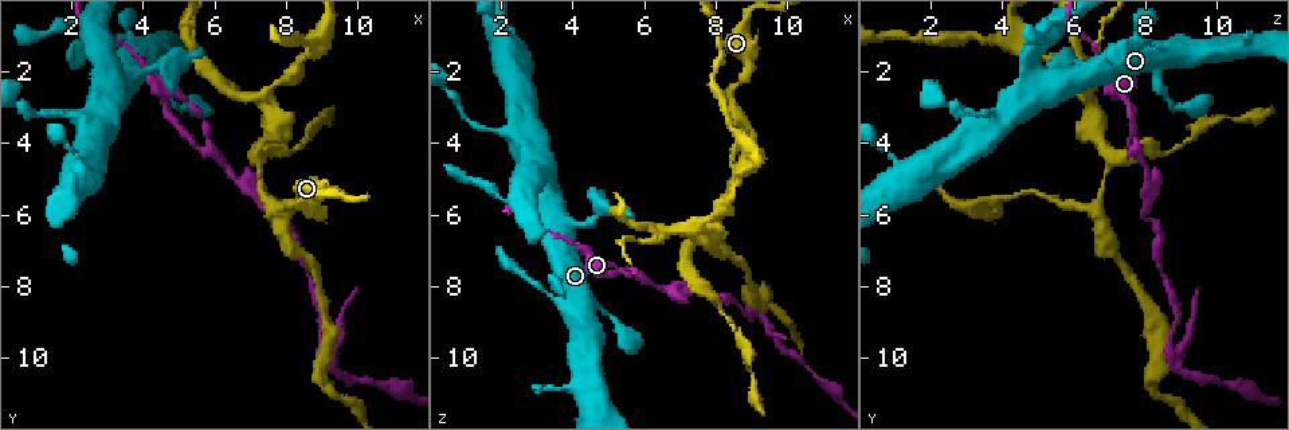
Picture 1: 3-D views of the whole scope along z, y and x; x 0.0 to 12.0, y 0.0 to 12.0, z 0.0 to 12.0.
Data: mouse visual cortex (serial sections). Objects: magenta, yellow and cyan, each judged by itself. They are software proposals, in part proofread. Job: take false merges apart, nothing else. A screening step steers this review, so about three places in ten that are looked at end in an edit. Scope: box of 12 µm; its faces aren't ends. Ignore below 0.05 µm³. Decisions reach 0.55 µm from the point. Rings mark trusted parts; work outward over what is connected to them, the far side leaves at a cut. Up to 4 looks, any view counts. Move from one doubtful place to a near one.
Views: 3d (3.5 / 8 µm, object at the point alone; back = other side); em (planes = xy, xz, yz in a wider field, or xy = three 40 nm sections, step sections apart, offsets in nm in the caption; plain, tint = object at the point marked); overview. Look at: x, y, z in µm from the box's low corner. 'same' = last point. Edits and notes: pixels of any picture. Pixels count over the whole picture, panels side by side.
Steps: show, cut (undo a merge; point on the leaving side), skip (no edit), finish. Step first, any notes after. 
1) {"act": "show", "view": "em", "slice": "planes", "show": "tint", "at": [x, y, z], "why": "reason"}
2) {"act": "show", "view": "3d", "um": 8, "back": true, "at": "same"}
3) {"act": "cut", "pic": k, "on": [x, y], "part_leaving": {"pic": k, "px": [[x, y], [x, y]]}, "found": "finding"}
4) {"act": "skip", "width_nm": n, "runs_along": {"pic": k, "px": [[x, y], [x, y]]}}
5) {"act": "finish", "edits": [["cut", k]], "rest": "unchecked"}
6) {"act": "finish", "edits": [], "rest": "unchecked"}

{"act": "show", "view": "3d", "um": 8, "at": [3.2, 1.3, 8.1], "why": "narrows sharply"}

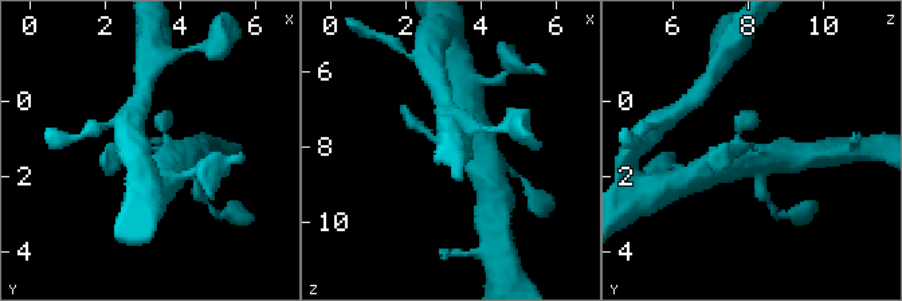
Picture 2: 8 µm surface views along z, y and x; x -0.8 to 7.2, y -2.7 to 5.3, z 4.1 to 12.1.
{"act": "show", "view": "em", "slice": "xy", "step": 2, "show": "tint", "at": [3.1, 1.3, 8.1], "arm_widths_nm": [250, 400]}

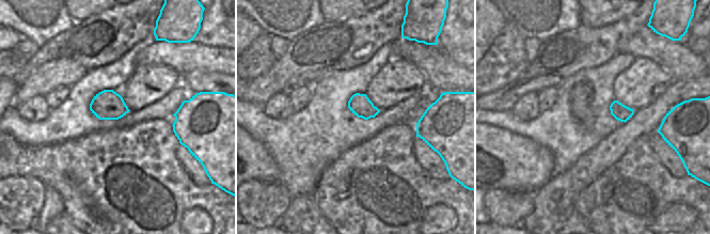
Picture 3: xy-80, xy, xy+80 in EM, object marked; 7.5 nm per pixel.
{"act": "skip", "runs_along": {"pic": 2, "px": [[486, 156], [461, 160], [419, 128]]}, "found": "all the same cell"}

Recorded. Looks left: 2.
{"act": "show", "view": "3d", "um": 3.5, "at": [7.6, 5.9, 6.6], "why": "branch point"}

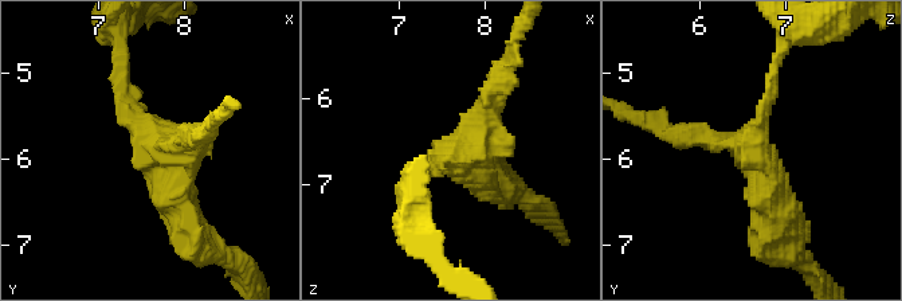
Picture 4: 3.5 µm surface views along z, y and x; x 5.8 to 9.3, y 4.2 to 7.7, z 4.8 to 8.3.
{"act": "show", "view": "em", "slice": "xy", "step": 5, "show": "tint", "at": [7.70, 5.85, 6.60]}

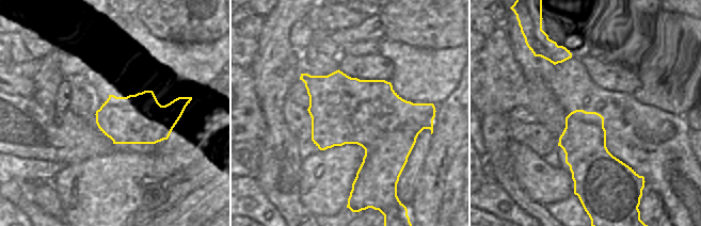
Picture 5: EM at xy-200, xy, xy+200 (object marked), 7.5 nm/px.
{"act": "skip", "width_nm": 500, "runs_along": {"pic": 4, "px": [[501, 83], [485, 131], [423, 172]]}, "found": "continuous, no second cell"}

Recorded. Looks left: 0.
{"act": "finish", "edits": [], "rest": "unchecked"}

